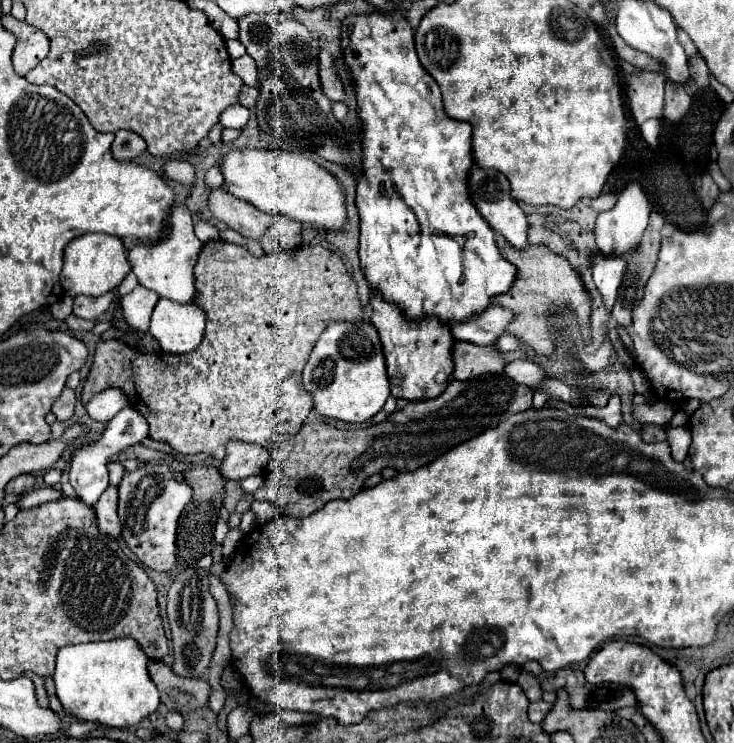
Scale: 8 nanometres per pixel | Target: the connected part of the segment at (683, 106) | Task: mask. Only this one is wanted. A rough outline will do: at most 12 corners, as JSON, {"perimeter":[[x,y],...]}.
{"perimeter":[[666,83],[664,117],[680,121],[692,97],[678,83]]}

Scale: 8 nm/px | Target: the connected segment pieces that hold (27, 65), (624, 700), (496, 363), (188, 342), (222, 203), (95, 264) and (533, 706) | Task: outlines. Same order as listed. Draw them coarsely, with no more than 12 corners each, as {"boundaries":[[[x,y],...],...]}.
{"boundaries":[[[2,15],[18,37],[12,61],[24,77],[48,55],[50,41],[40,29]],[[582,671],[542,679],[544,691],[568,691],[574,709],[640,709],[630,687],[592,685]],[[456,341],[452,379],[502,373],[506,359],[496,347]],[[160,299],[150,334],[162,352],[200,345],[206,315],[196,303]],[[208,191],[208,209],[248,239],[258,239],[272,215],[234,197]],[[88,233],[66,245],[72,297],[114,291],[130,271],[124,243]],[[534,701],[528,707],[528,719],[542,723],[552,703]]]}

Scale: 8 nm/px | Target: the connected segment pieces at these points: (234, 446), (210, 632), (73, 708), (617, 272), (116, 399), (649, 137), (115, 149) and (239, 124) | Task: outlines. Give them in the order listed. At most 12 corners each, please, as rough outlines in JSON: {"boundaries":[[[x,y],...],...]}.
{"boundaries":[[[228,441],[220,471],[230,481],[260,475],[270,451]],[[188,567],[168,589],[172,669],[200,677],[218,637],[206,569]],[[130,637],[62,647],[78,719],[136,725],[160,703]],[[598,259],[594,283],[610,313],[624,281],[624,259]],[[108,387],[90,399],[92,419],[108,423],[126,405],[118,387]],[[650,119],[640,125],[646,143],[656,149],[660,121]],[[116,131],[114,159],[132,161],[146,151],[138,133]],[[230,105],[220,113],[222,127],[242,129],[248,123],[248,109]]]}

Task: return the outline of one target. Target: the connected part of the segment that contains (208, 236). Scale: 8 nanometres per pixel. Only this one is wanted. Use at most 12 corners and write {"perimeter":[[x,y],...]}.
{"perimeter":[[198,223],[196,237],[202,243],[212,241],[218,237],[210,223]]}

